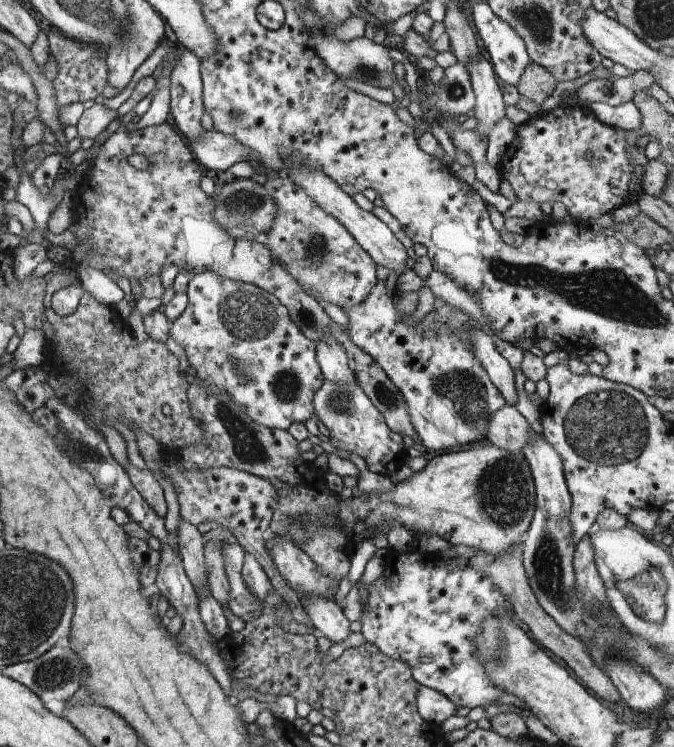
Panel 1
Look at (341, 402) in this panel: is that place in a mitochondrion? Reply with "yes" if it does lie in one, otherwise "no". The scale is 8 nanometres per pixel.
yes

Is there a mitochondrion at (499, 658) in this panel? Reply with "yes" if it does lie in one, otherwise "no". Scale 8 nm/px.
yes

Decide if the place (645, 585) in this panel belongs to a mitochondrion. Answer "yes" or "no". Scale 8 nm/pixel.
yes

